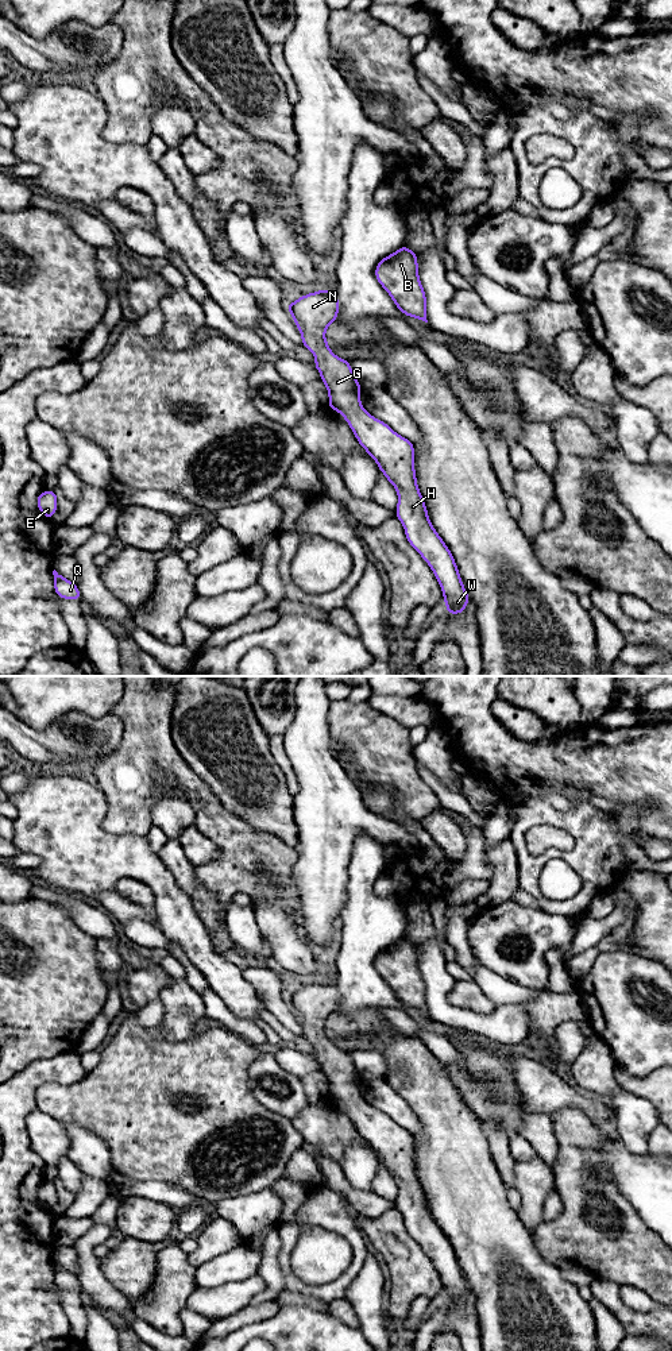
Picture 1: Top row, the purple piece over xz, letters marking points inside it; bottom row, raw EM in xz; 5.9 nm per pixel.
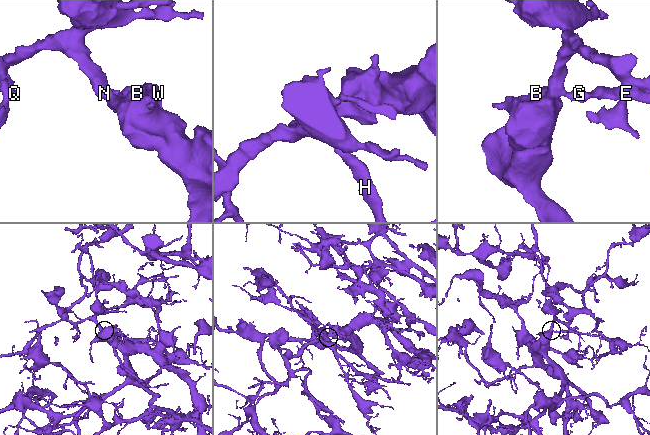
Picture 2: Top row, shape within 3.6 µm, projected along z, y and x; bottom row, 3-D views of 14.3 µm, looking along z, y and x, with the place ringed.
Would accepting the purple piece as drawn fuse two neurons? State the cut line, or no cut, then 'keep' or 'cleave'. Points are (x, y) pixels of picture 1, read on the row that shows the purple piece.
no cut | keep

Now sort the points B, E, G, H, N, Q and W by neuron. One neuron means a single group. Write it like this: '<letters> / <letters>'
B E G H N Q W

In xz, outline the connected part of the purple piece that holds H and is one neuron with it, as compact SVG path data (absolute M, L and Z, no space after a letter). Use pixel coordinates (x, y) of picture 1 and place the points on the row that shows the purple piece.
M317 290L286 305L302 344L316 358L314 367L328 389L328 408L339 412L351 426L359 444L376 462L398 494L397 518L405 528L409 544L432 568L441 586L447 613L464 611L470 597L451 551L432 526L414 471L414 447L386 422L367 413L360 402L363 390L348 360L337 358L325 340L325 329L339 314L335 290Z

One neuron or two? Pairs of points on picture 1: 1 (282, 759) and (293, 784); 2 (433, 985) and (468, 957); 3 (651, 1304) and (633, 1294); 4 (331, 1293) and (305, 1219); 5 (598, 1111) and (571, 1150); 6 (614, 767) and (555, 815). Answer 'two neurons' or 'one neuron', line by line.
1: one neuron
2: two neurons
3: one neuron
4: one neuron
5: two neurons
6: one neuron

